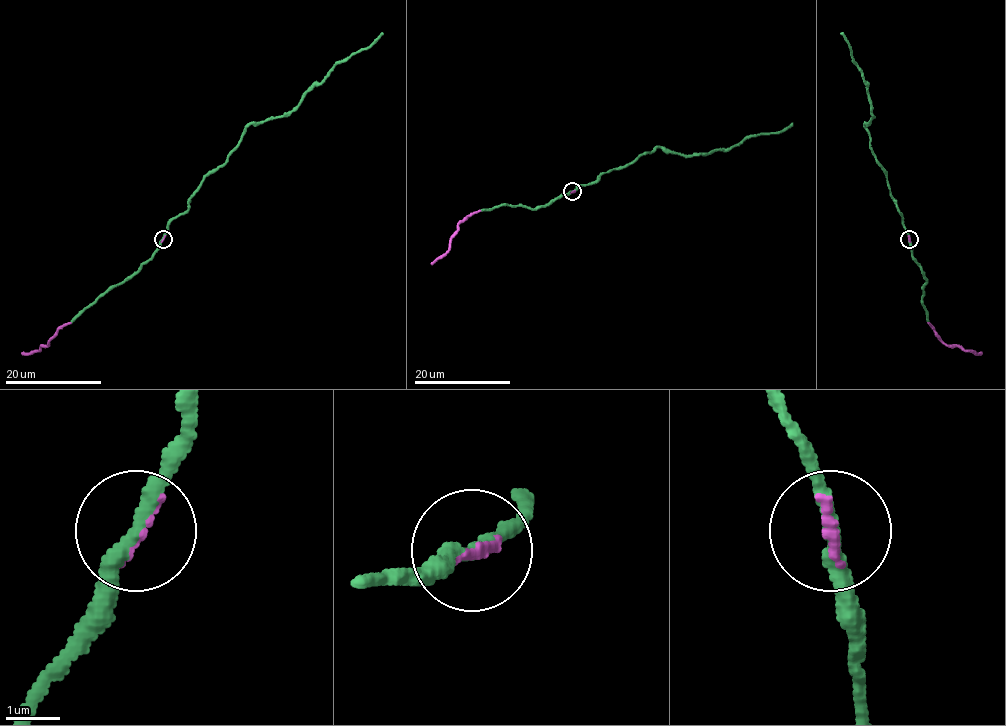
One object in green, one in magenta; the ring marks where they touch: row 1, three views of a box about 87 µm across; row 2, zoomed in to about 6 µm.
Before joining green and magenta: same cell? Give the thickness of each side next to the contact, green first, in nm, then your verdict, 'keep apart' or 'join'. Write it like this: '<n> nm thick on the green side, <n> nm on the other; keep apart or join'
280 nm thick on the green side, 120 nm on the other; join

